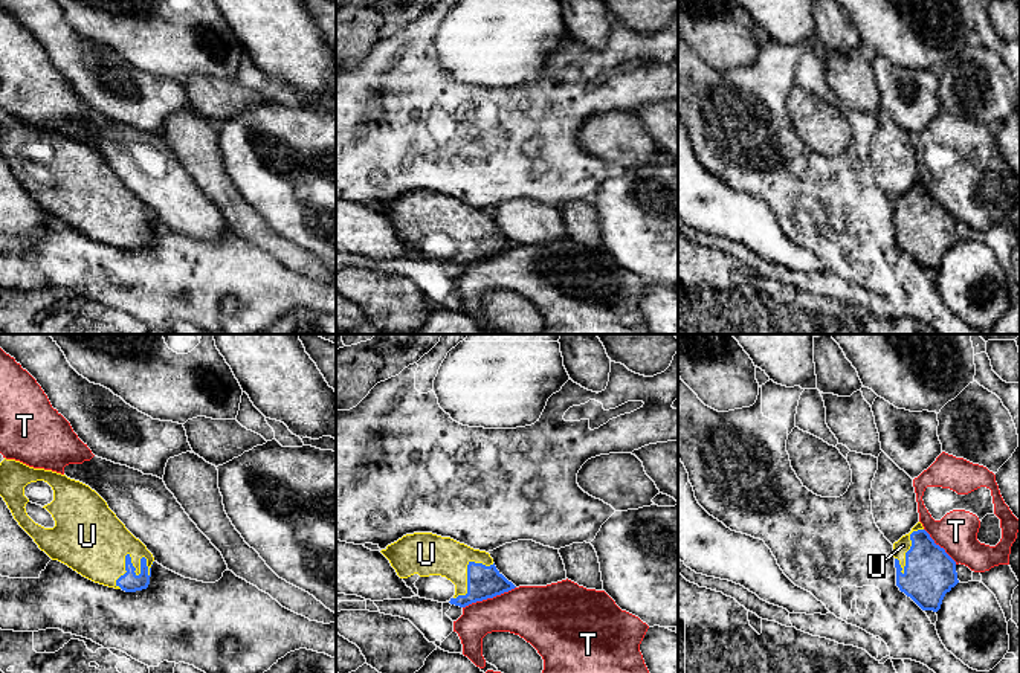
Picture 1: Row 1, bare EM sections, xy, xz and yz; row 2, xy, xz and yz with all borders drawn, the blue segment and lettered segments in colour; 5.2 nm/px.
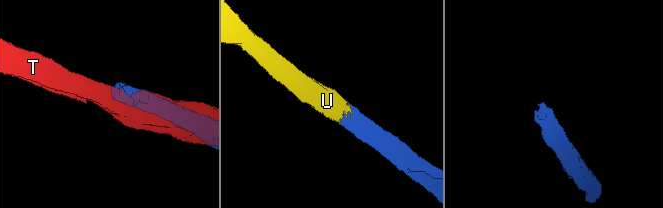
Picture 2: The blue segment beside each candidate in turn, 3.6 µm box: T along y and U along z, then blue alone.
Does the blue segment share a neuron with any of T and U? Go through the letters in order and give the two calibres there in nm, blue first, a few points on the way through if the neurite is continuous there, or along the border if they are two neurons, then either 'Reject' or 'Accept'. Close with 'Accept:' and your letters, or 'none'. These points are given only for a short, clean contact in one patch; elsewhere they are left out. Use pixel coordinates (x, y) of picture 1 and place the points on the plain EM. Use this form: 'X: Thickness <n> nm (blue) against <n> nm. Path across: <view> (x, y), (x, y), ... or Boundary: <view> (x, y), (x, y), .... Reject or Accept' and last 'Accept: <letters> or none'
T: Thickness 180 nm (blue) against 280 nm. Reject
U: Thickness 100 nm (blue) against 360 nm. Path across: xy (129, 240), (132, 223), (92, 199). Accept
Accept: U

